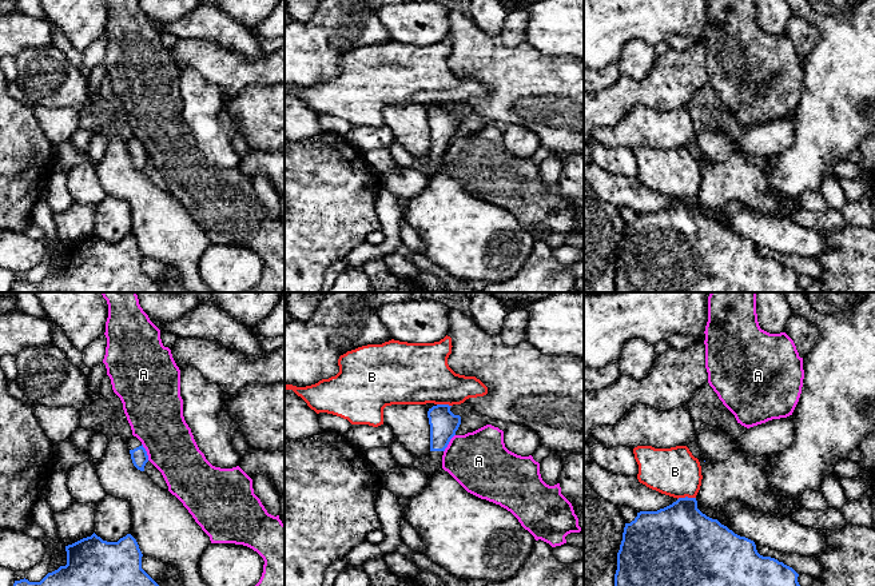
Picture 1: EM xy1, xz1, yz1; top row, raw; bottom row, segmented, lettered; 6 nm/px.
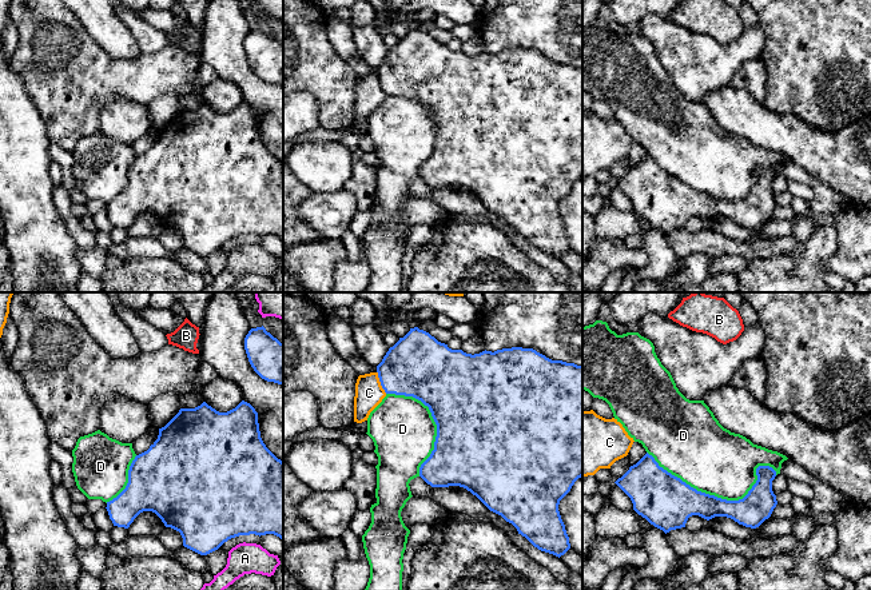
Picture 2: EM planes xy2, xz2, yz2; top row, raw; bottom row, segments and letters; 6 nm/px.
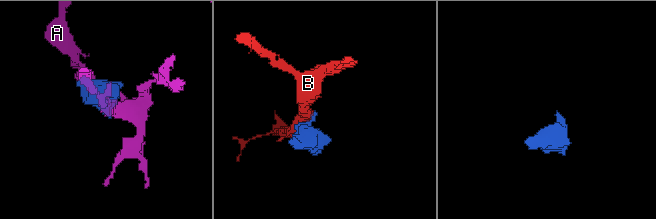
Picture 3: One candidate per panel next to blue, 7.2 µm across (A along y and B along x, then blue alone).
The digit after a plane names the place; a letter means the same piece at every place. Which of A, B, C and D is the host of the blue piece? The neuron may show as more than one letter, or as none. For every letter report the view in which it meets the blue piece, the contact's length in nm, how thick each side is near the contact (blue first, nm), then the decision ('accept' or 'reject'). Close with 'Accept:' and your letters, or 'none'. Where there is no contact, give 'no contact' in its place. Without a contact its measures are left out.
A: xz1 | 130 nm | 170/360 nm | reject
B: yz1 | 110 nm | 400/300 nm | reject
C: xz2 | 150 nm | 380/170 nm | reject
D: yz2 | 800 nm | 240/400 nm | reject
Accept: none

